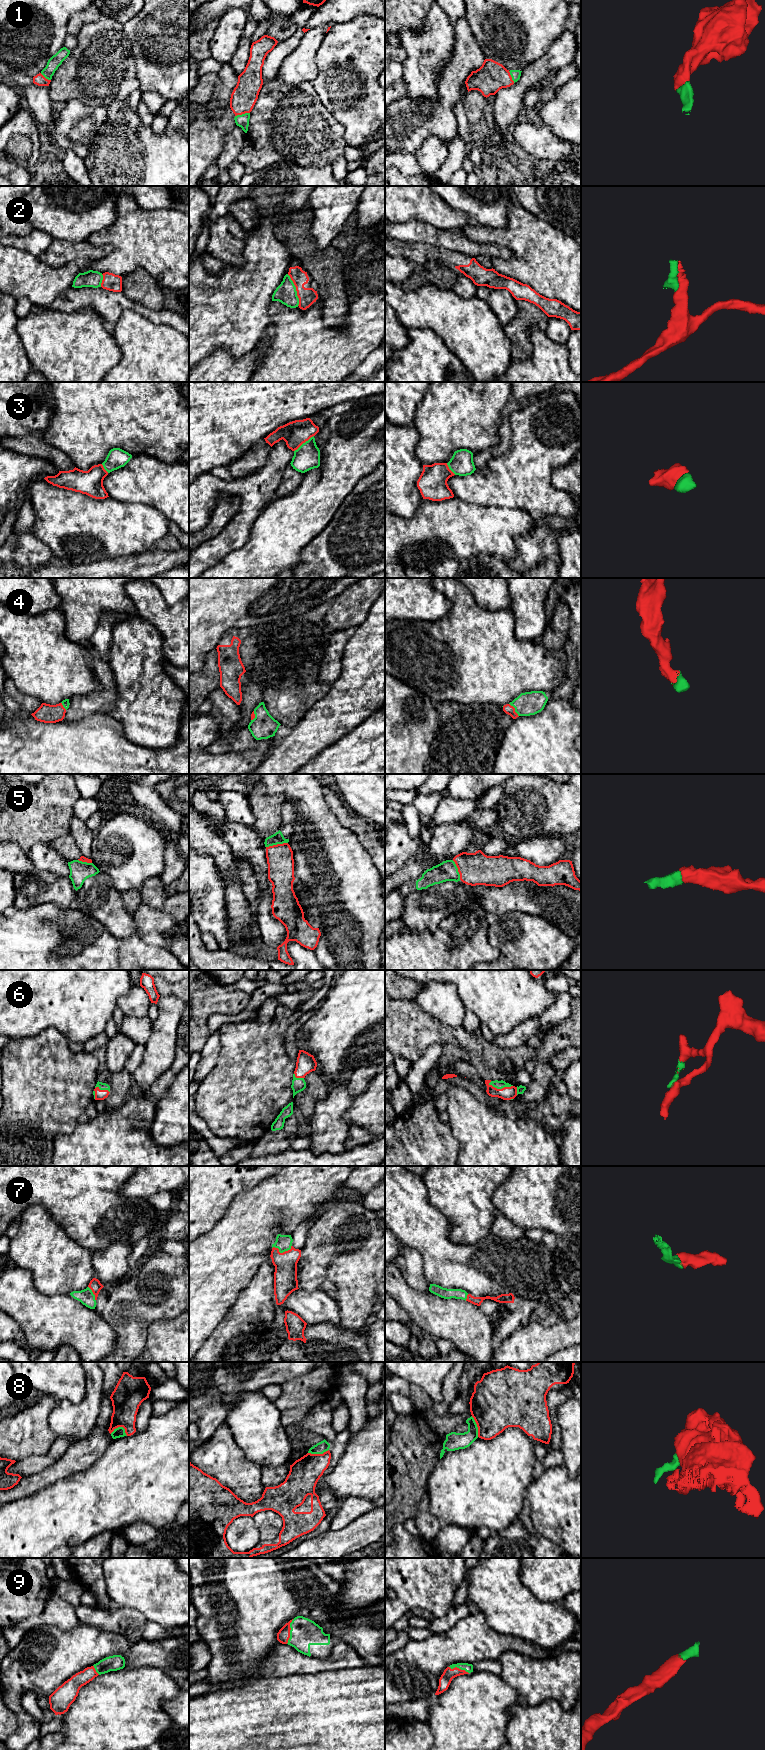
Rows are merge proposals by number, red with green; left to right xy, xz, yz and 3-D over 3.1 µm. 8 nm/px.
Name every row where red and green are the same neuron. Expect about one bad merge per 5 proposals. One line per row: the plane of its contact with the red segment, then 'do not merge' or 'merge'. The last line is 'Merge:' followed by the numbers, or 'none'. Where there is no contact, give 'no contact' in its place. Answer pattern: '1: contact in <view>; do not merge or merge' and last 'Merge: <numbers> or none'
1: contact in xz; merge
2: contact in xz; do not merge
3: contact in xz; merge
4: contact in yz; merge
5: contact in xz; merge
6: contact in yz; merge
7: contact in xz; merge
8: contact in xy; do not merge
9: contact in xz; merge
Merge: 1, 3, 4, 5, 6, 7, 9

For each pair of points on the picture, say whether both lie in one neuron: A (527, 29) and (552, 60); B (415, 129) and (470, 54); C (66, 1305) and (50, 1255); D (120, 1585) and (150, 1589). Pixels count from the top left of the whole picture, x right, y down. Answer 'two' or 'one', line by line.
A: two
B: one
C: two
D: one

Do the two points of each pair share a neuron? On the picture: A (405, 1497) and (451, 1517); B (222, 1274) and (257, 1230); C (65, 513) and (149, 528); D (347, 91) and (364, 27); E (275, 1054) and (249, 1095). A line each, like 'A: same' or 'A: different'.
A: different
B: same
C: same
D: same
E: same

